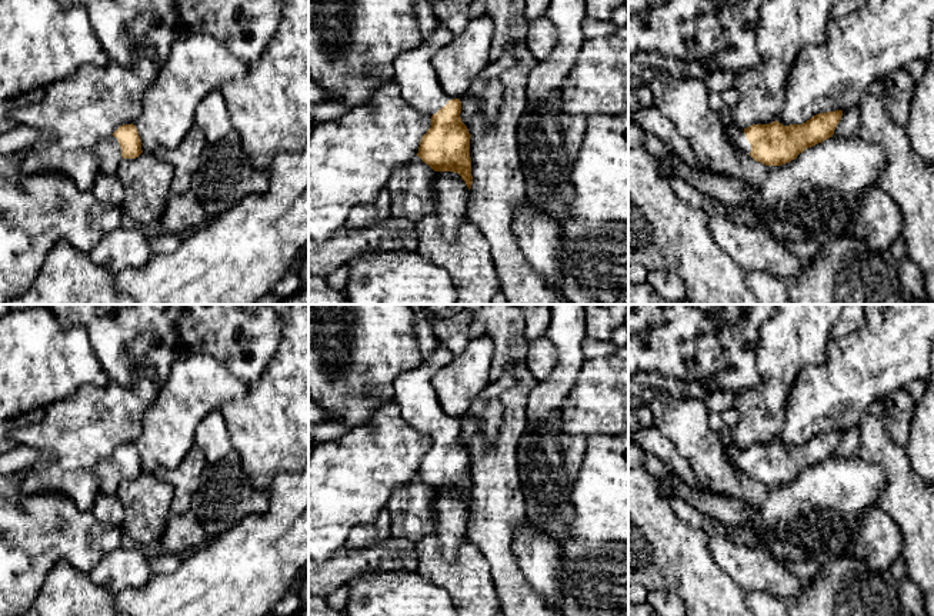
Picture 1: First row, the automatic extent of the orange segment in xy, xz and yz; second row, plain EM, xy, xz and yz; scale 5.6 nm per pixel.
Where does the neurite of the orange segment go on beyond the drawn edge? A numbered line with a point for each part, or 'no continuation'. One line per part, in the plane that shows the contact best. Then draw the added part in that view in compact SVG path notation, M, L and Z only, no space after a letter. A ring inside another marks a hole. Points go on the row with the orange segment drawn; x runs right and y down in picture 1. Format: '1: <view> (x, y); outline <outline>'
1: xy (107, 150); outline M113 134L101 139L94 149L99 163L99 172L104 174L116 174L121 157L121 147Z

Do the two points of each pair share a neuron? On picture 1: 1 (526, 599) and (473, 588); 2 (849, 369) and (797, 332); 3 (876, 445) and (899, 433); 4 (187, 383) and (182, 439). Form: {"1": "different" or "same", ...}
{"1": "different", "2": "different", "3": "different", "4": "same"}

